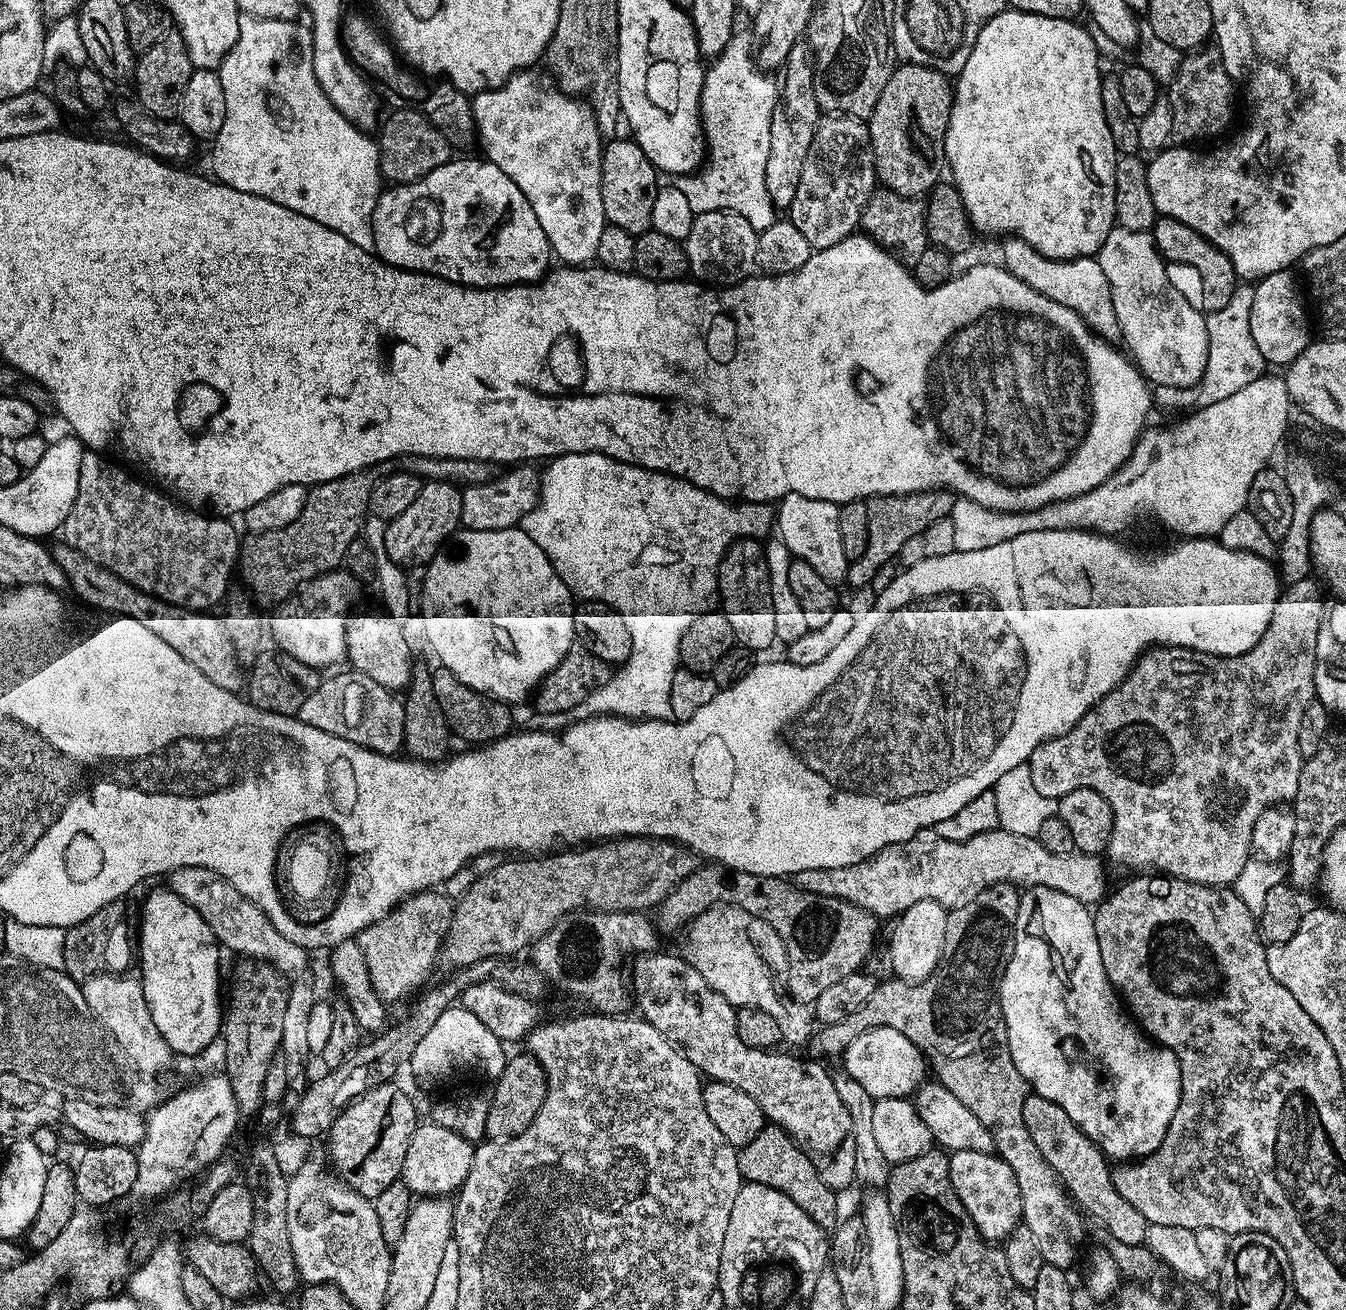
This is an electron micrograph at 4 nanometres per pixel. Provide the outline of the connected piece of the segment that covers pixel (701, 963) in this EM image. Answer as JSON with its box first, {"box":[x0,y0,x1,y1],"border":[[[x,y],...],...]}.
{"box":[683,904,814,1045],"border":[[[721,904],[706,910],[692,919],[686,929],[688,937],[684,940],[683,955],[688,964],[706,978],[706,982],[715,992],[722,994],[733,1008],[761,1008],[766,1010],[782,1026],[783,1043],[807,1045],[814,1031],[814,1012],[807,1004],[789,1002],[776,989],[772,981],[772,972],[766,961],[760,957],[752,936],[748,933],[750,917],[746,910],[731,904]]]}

